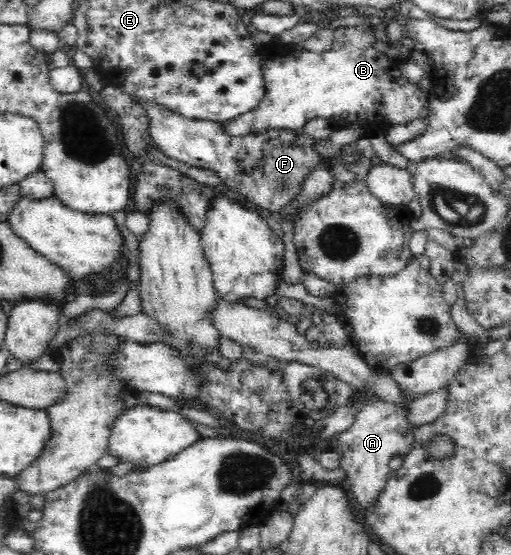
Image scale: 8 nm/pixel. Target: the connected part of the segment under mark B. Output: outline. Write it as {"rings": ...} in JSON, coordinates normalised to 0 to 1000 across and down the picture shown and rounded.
{"rings":[[[722,43],[699,47],[667,47],[654,54],[652,85],[630,95],[609,94],[585,85],[577,94],[560,101],[534,101],[523,86],[511,94],[524,94],[526,103],[513,108],[513,137],[521,168],[495,196],[431,220],[434,236],[448,247],[476,247],[519,240],[523,234],[591,232],[609,213],[636,213],[648,218],[658,234],[677,231],[685,222],[710,220],[714,223],[712,247],[742,241],[742,232],[757,225],[785,225],[800,222],[820,211],[820,204],[836,189],[838,155],[808,151],[785,133],[783,108],[761,106],[753,95],[732,88],[730,56]]]}

